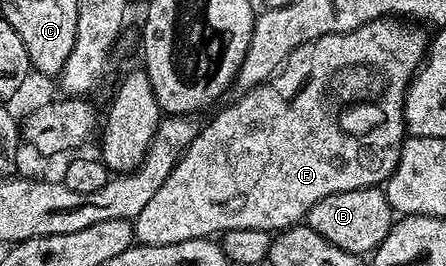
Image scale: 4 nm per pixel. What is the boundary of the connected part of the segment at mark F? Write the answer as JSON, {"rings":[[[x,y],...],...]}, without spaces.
{"rings":[[[383,18],[368,22],[356,30],[348,30],[340,34],[324,34],[292,50],[285,64],[269,80],[265,80],[263,84],[257,84],[255,88],[245,89],[239,100],[232,101],[227,108],[219,107],[214,120],[208,121],[207,124],[203,123],[199,127],[196,138],[182,153],[182,157],[174,165],[172,174],[168,174],[164,186],[156,190],[152,202],[148,202],[148,206],[144,206],[144,210],[140,210],[140,214],[134,217],[132,223],[135,241],[148,246],[168,246],[172,242],[214,238],[228,230],[260,230],[274,234],[281,229],[293,228],[295,224],[305,221],[308,210],[312,210],[312,206],[320,202],[320,198],[328,198],[328,194],[385,185],[386,179],[393,174],[400,162],[402,141],[408,135],[406,90],[428,51],[428,36],[425,36],[418,28],[421,27],[411,26],[398,18]]]}

